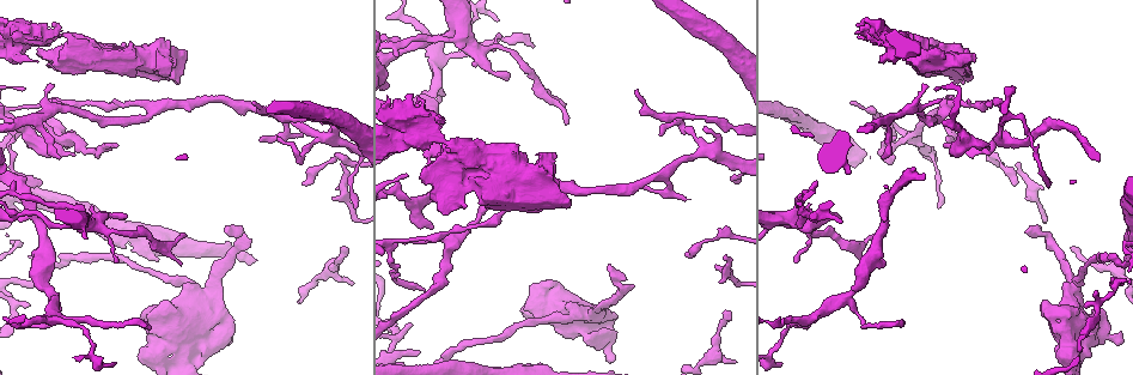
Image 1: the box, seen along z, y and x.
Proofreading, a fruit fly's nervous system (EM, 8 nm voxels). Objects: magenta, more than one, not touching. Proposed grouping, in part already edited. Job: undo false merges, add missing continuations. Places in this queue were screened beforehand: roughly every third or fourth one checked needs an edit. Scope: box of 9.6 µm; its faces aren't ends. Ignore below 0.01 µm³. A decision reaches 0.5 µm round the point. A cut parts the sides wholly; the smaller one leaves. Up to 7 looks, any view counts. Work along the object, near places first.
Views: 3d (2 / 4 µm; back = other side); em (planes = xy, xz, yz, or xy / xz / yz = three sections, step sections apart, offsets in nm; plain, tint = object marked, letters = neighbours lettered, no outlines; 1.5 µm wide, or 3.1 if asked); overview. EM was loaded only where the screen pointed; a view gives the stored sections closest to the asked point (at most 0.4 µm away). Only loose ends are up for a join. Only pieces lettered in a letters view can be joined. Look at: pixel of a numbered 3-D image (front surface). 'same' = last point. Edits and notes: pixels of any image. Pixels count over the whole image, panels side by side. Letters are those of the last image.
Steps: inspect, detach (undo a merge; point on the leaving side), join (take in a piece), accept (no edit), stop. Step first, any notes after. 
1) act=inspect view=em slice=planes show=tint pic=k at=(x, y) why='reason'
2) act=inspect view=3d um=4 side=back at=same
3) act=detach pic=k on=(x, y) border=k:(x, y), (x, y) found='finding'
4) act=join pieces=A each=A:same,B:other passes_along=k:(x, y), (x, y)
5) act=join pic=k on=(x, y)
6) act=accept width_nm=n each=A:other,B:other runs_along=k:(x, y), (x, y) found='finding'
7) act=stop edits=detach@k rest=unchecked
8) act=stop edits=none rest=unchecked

act=inspect view=3d um=4 pic=1 at=(610, 265) why='an open end'

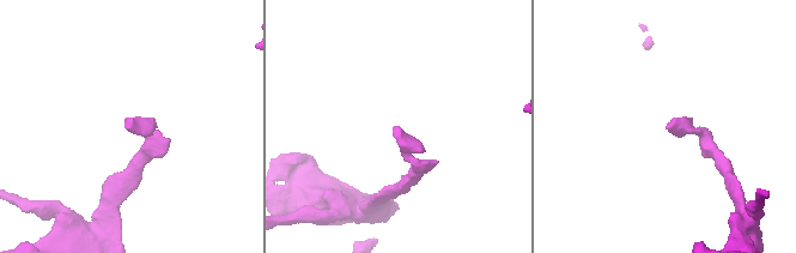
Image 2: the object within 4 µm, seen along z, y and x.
act=inspect view=em slice=xz step=4 show=letters pic=2 at=(393, 129)

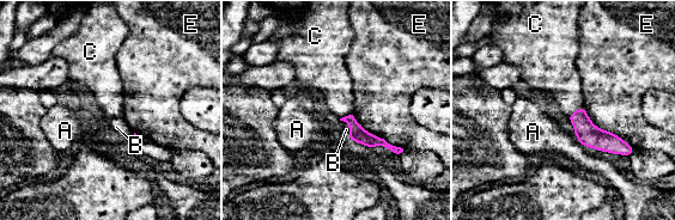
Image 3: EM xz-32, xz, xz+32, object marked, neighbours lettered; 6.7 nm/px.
act=inspect view=em slice=planes show=letters at=same why='another direction'

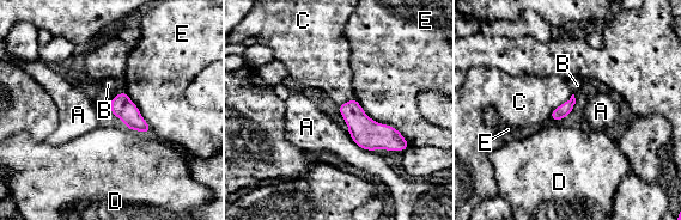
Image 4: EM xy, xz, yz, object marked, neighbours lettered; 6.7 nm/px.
act=accept each=A:other,B:other,C:other,D:other,E:other found='none of them fits'

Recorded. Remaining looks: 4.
act=inspect view=3d um=4 pic=1 at=(664, 173) why='abrupt turn'

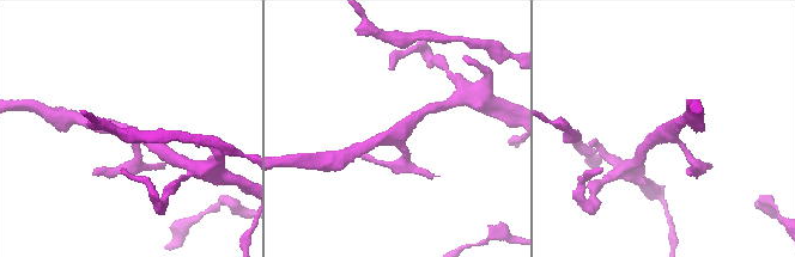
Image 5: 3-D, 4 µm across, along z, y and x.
act=inspect view=em slice=planes show=plain pic=5 at=(665, 131) why='now the EM'

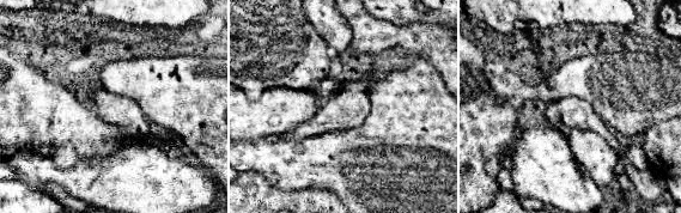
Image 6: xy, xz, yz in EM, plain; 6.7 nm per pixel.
act=inspect view=em slice=planes show=letters at=same

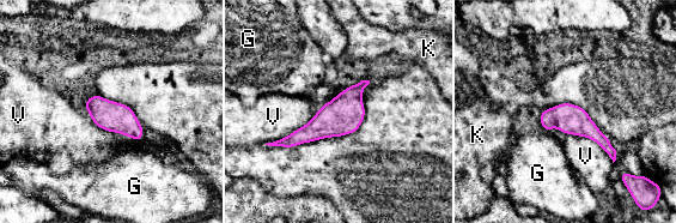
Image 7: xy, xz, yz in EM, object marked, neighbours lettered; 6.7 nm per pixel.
act=accept each=G:other,K:other,V:other runs_along=7:(364, 83), (321, 126), (279, 143) found='continuous, no second neuron'

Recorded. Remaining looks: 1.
act=stop edits=none rest=unchecked

